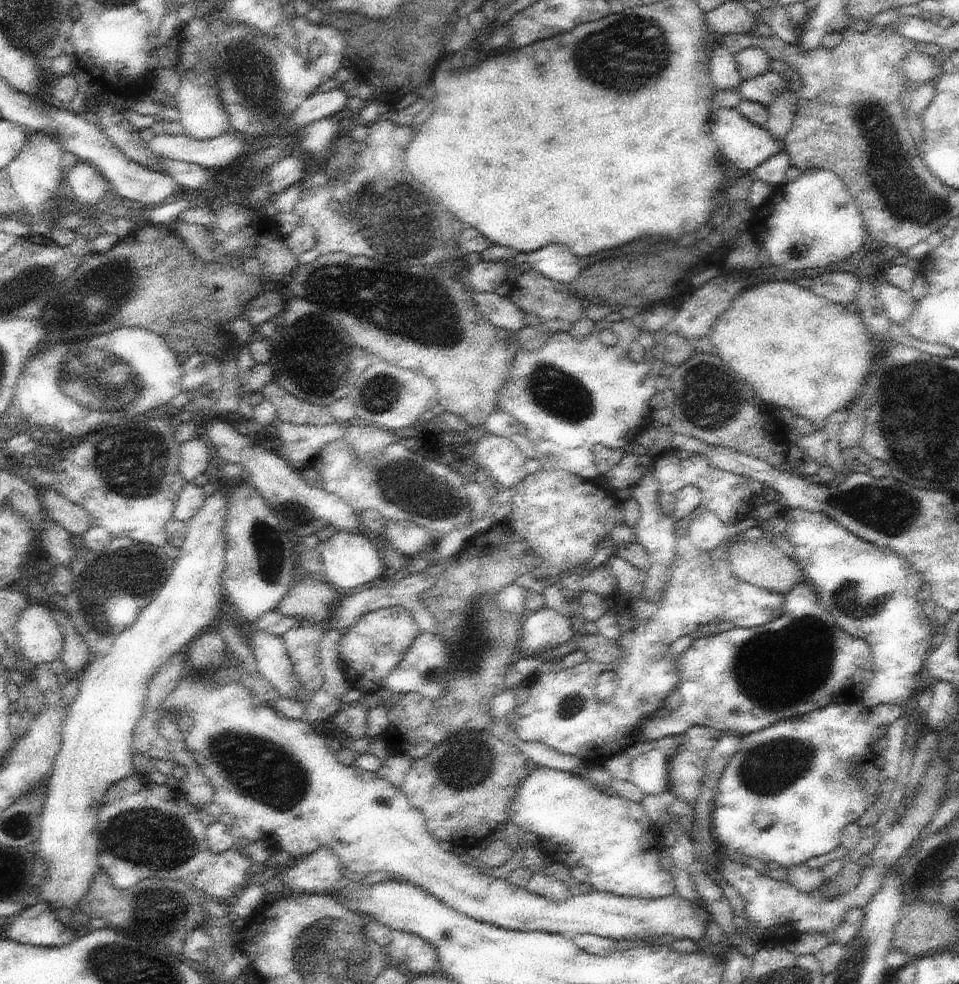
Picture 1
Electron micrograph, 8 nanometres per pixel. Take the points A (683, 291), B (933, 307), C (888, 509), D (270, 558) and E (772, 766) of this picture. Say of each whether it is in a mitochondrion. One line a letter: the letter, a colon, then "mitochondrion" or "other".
A: other
B: other
C: mitochondrion
D: mitochondrion
E: mitochondrion

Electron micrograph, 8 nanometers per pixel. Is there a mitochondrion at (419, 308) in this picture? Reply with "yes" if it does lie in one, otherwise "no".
yes

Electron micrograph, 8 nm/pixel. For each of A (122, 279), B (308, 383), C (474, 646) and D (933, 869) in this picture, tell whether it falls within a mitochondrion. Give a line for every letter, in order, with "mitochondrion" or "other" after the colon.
A: mitochondrion
B: mitochondrion
C: mitochondrion
D: mitochondrion

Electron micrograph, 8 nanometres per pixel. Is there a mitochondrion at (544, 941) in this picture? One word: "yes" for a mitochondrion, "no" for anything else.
no

